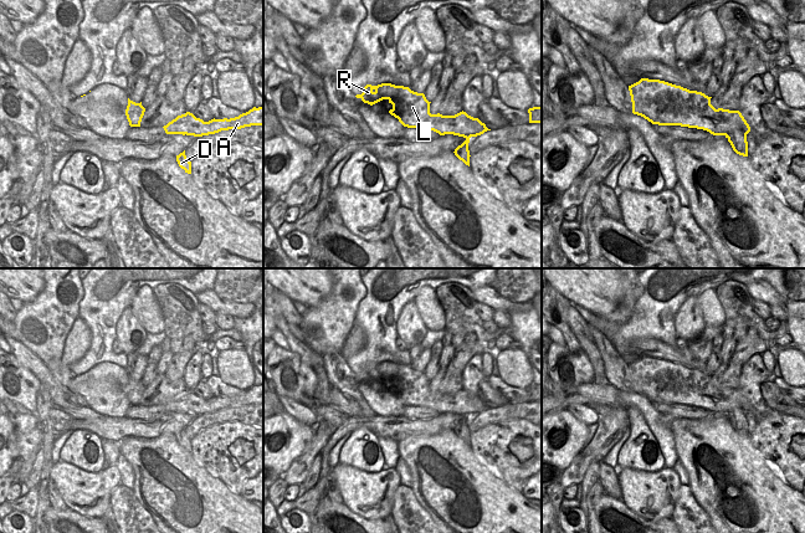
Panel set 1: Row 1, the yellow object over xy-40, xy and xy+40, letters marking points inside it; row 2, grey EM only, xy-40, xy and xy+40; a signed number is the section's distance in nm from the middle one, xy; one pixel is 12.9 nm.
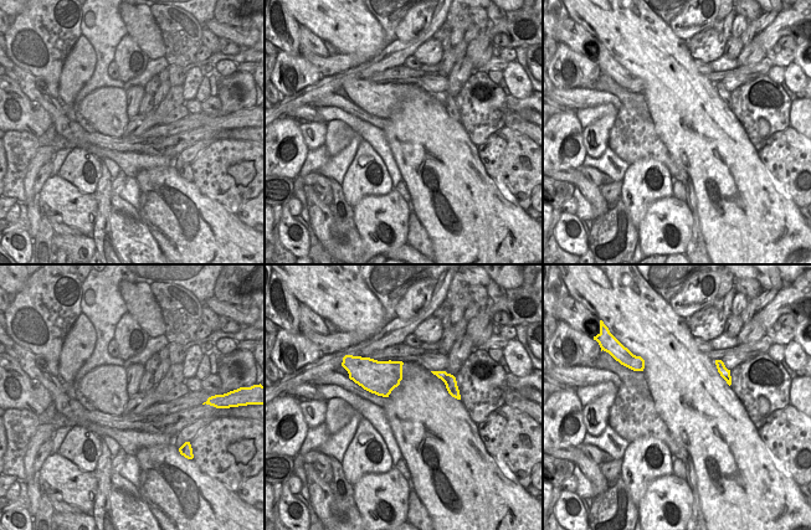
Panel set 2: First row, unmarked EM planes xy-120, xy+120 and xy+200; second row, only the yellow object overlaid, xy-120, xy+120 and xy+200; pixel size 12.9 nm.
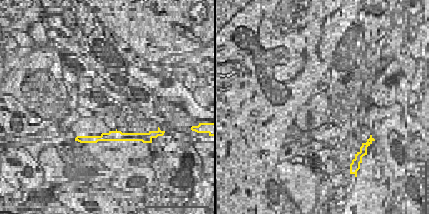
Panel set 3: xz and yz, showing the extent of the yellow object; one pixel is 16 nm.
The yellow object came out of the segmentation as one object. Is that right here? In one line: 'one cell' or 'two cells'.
two cells

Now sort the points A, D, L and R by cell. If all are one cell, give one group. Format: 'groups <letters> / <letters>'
groups A L R / D

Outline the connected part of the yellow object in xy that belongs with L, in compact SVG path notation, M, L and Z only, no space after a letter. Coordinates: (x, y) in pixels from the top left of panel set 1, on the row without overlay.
M381 362L366 363L362 373L357 373L364 381L370 384L388 378L393 383L391 394L407 406L424 406L436 409L435 398L440 391L430 391L430 381L424 371L411 369L409 365Z

